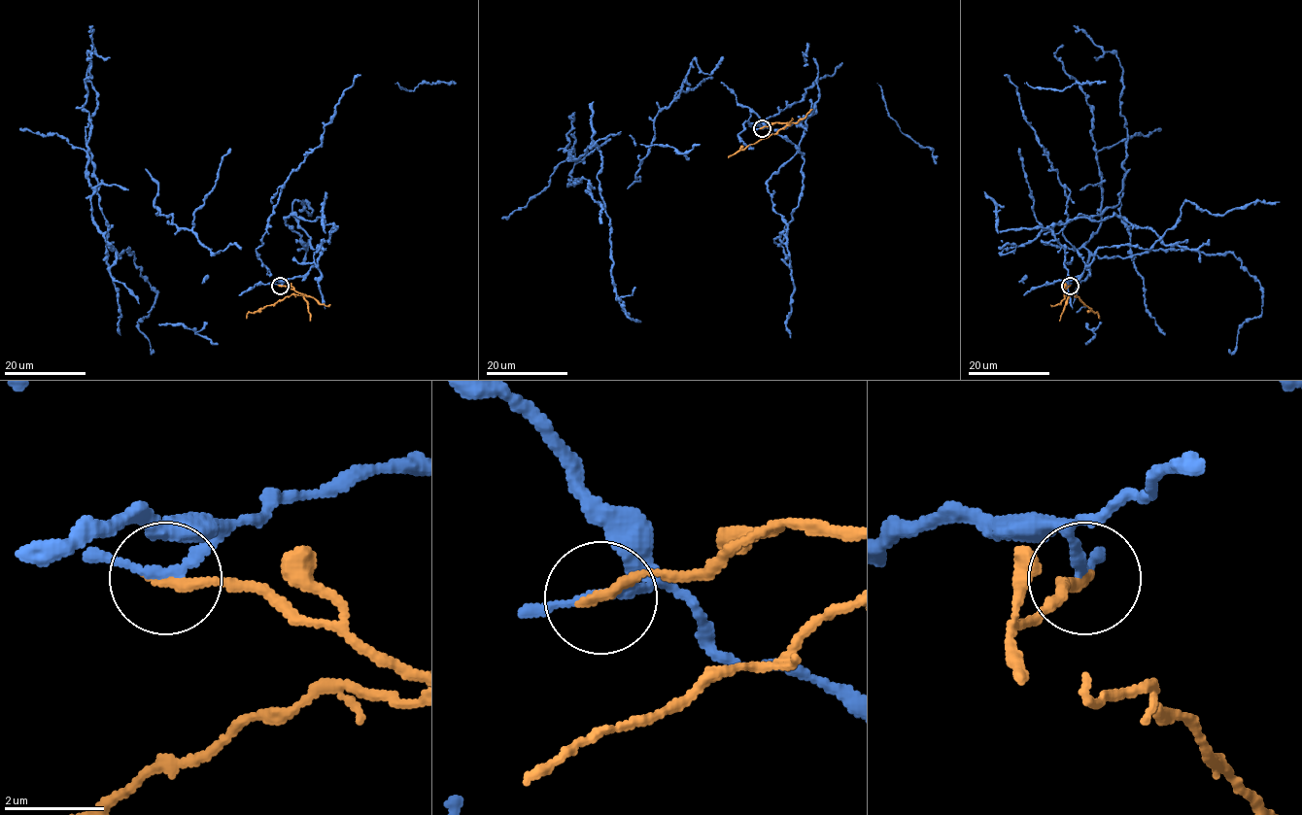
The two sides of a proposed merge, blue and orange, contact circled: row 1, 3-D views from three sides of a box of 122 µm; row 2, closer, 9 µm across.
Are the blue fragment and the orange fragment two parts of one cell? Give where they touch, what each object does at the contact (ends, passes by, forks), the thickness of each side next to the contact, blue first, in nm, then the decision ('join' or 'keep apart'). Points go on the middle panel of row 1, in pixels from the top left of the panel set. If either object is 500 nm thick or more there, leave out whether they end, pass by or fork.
place (762, 128); blue passes by; orange ends; calibres 170 and 240 nm; keep apart

